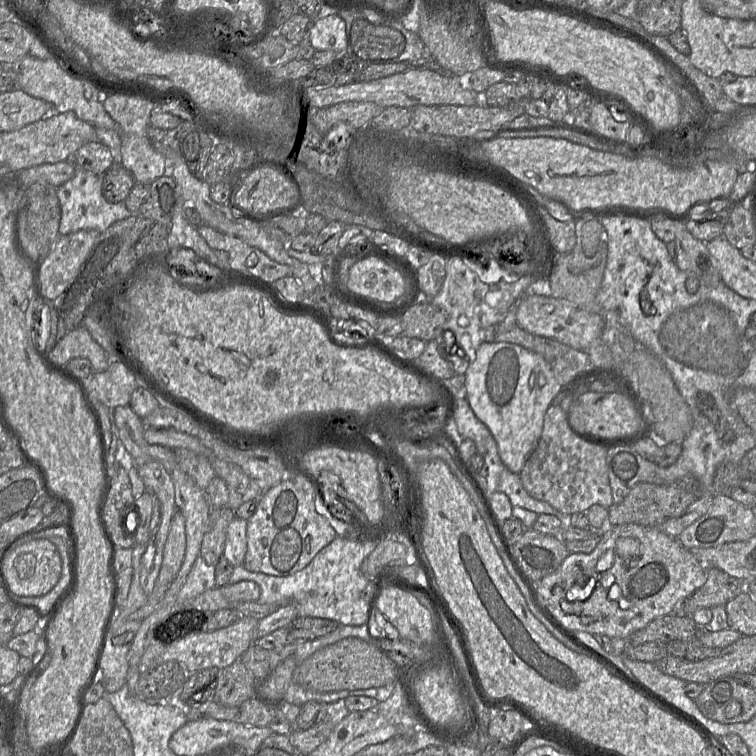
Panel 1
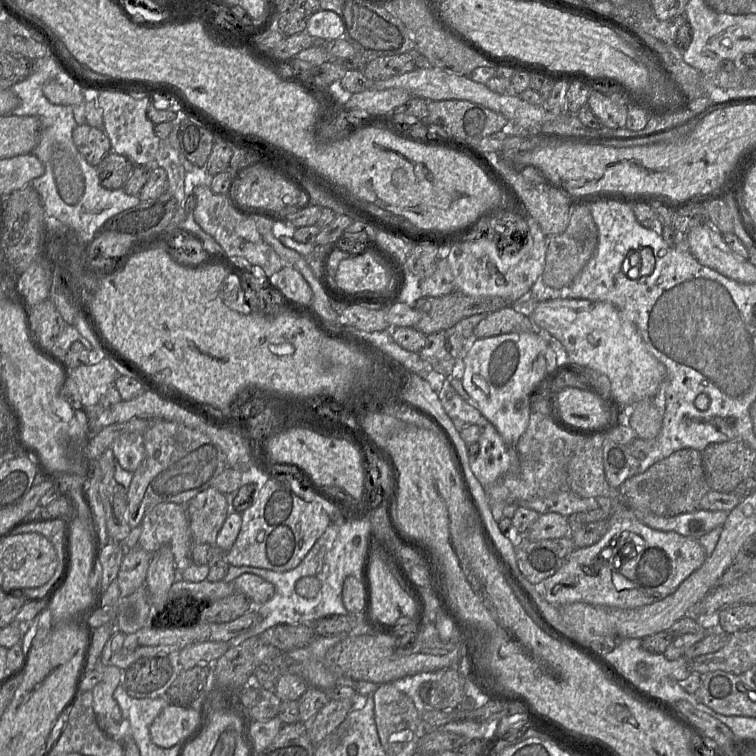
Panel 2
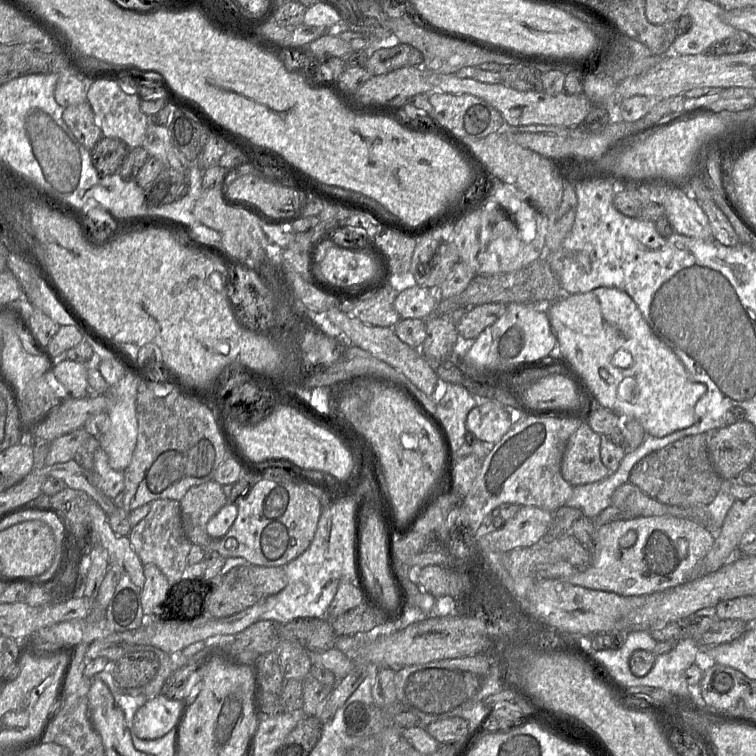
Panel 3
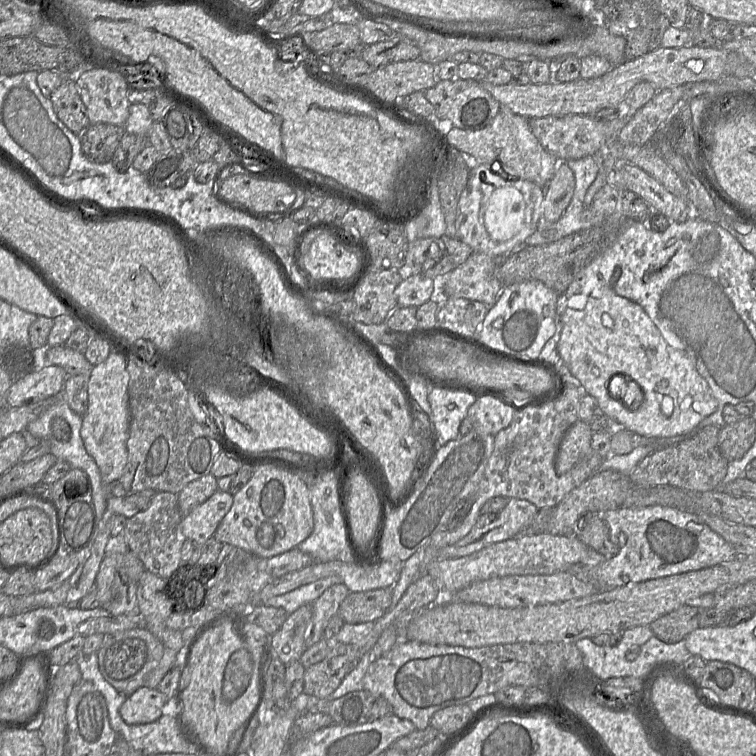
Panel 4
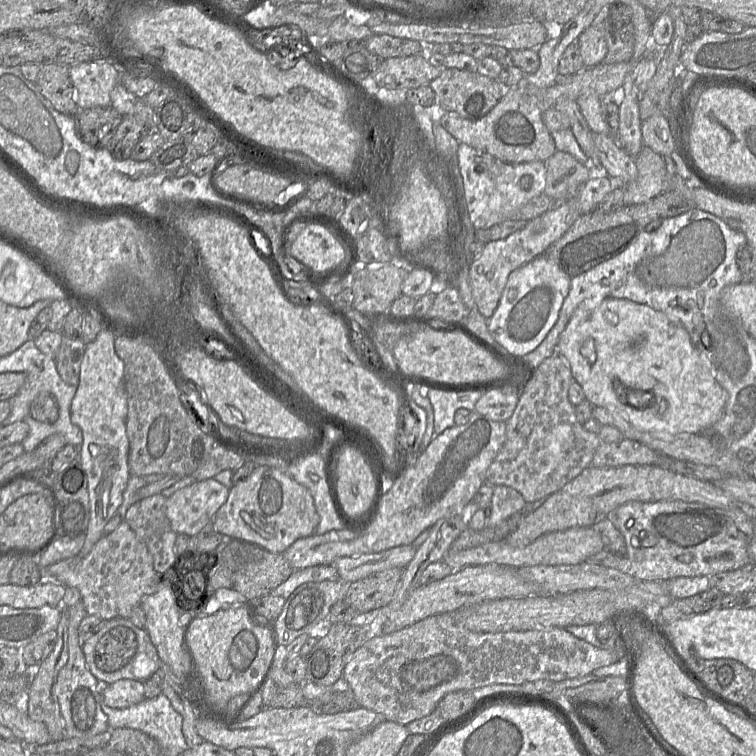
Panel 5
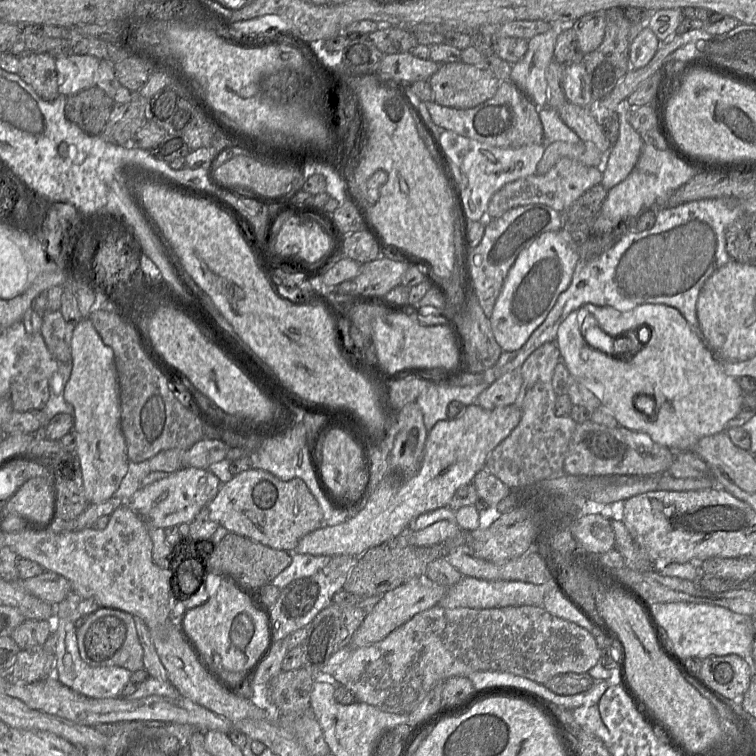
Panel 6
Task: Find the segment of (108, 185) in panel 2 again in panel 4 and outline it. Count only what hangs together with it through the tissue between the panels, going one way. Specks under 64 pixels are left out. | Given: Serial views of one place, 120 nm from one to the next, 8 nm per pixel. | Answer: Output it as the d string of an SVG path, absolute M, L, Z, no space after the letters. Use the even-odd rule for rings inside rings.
M107 123L90 124L81 134L84 155L96 163L106 163L112 157L125 134L124 126Z

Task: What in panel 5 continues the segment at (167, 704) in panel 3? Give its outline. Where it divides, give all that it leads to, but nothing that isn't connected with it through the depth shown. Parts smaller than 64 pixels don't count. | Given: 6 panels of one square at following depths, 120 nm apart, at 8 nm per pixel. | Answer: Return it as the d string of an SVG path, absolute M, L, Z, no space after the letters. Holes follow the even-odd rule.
M132 679L118 680L103 690L103 703L109 707L124 709L141 703L146 699L142 681Z

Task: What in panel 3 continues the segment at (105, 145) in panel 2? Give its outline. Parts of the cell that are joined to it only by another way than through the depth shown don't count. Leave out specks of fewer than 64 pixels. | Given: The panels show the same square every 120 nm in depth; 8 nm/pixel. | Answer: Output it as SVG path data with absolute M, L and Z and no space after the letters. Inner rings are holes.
M87 102L64 108L62 116L72 134L87 150L91 151L103 137L98 121Z

